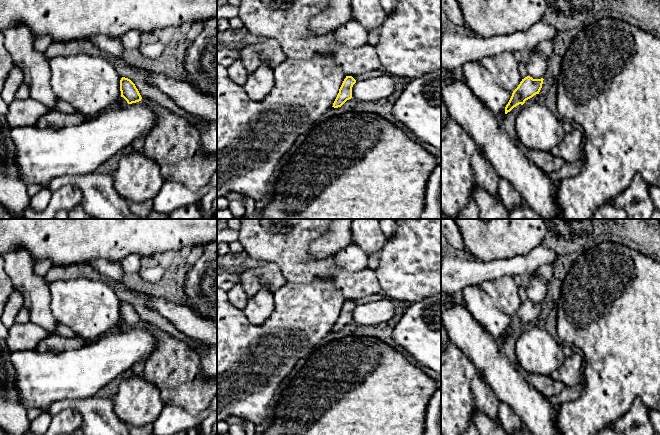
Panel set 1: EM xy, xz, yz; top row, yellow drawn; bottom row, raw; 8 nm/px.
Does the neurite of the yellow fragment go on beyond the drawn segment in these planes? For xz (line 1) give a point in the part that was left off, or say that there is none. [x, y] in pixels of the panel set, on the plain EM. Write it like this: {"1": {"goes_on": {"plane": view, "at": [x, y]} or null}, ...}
{"1": {"goes_on": null}}

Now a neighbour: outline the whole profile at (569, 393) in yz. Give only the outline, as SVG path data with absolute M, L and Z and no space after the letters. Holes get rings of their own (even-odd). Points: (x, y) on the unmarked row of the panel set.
M582 379L574 387L565 387L563 391L556 397L549 397L547 400L551 403L551 405L558 407L564 402L568 402L571 400L575 400L581 396L584 391L584 380Z

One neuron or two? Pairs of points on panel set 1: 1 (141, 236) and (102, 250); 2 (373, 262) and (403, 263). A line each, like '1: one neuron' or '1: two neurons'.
1: one neuron
2: two neurons

